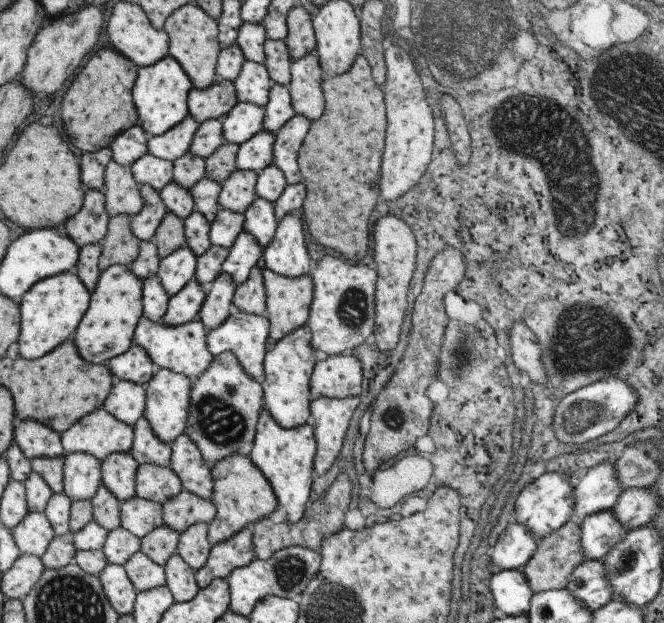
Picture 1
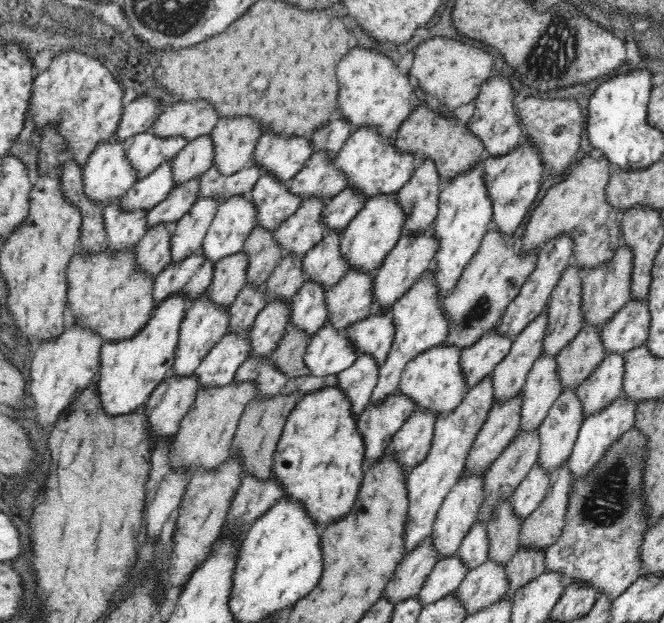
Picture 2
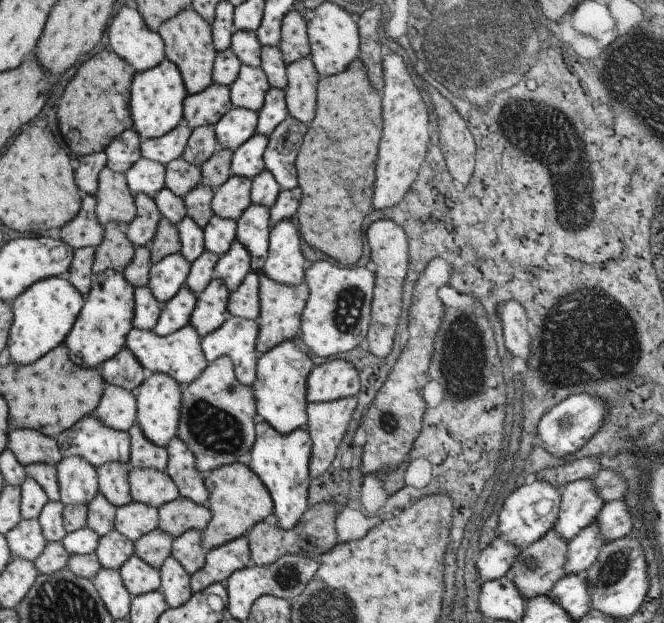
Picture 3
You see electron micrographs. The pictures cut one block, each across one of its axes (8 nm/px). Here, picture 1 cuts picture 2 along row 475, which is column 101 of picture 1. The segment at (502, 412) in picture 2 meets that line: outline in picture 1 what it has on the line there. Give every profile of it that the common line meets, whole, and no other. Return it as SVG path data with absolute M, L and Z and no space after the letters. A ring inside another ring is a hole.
M113 452L101 461L101 485L105 486L118 502L134 496L137 465L130 452Z

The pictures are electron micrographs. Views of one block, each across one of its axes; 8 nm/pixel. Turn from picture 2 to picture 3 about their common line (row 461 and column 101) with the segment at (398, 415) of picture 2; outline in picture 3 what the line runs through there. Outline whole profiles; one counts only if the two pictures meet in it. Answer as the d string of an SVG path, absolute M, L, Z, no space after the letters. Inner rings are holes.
M126 348L120 349L110 360L102 363L98 371L104 384L114 385L131 392L134 392L147 376Z

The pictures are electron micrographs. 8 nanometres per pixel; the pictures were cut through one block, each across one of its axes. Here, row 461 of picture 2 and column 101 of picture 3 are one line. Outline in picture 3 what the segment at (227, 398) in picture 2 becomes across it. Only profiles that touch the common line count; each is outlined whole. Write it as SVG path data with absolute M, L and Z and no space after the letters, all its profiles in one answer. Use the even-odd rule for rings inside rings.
M104 167L98 173L93 198L94 218L102 228L108 223L118 223L124 227L135 217L133 196L128 192L123 173L115 173Z

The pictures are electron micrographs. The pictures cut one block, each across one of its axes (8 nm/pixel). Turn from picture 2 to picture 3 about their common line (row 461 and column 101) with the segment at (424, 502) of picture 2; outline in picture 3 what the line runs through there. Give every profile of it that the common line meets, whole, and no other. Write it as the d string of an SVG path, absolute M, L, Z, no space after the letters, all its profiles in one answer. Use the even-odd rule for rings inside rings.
M91 415L57 434L54 440L62 458L77 456L95 469L111 462L124 464L129 459L126 432L106 428Z

